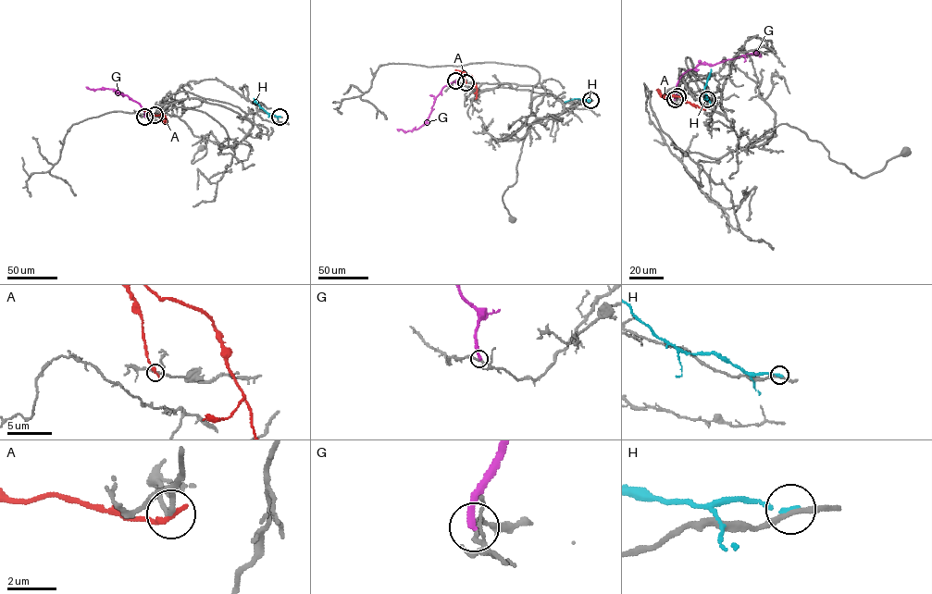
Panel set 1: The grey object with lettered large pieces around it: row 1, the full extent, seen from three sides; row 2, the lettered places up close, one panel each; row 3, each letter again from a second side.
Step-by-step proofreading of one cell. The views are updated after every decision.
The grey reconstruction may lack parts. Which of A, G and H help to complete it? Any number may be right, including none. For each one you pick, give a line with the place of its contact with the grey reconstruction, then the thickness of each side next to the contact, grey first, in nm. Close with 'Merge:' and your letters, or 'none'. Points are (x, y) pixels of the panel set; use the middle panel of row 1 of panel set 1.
Merge: none

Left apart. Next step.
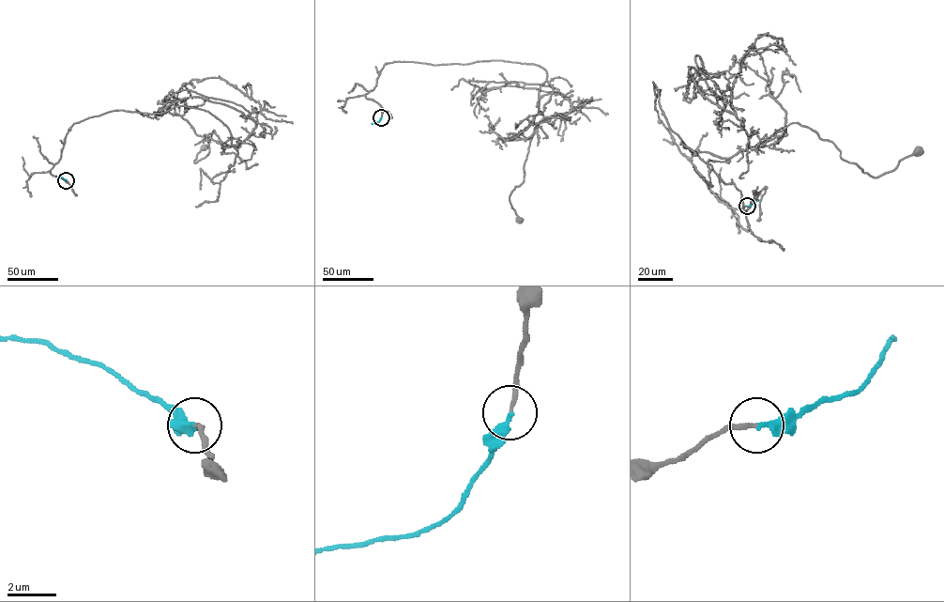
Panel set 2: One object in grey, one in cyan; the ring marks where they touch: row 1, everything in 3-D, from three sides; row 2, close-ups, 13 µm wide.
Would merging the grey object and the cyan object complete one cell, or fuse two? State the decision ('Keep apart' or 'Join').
Join

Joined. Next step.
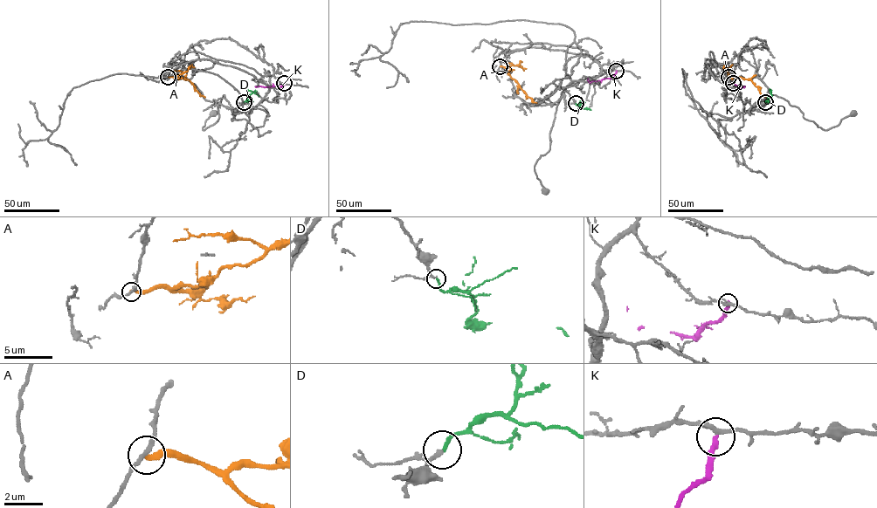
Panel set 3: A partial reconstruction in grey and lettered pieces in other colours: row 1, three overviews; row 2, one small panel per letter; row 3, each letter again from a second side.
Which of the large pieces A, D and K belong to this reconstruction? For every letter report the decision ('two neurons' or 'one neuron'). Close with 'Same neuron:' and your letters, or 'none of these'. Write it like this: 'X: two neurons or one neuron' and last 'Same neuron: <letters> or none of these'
A: two neurons
D: one neuron
K: two neurons
Same neuron: D

